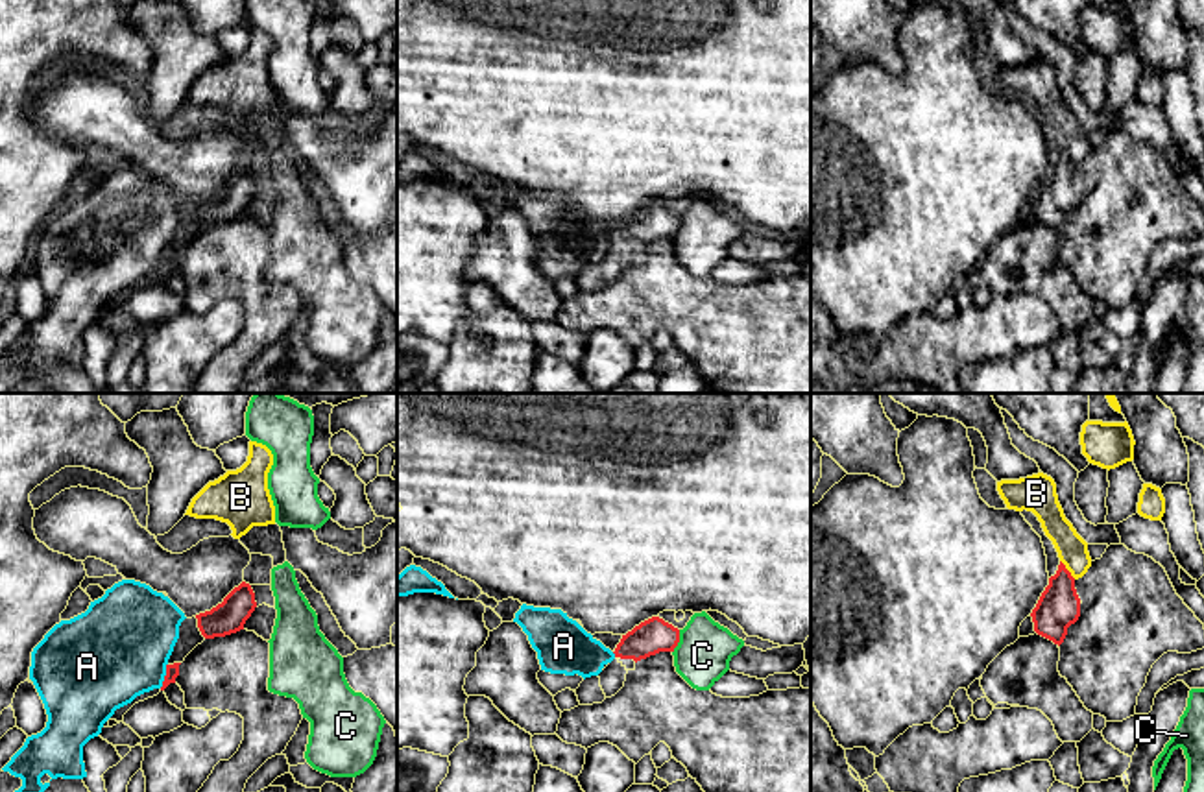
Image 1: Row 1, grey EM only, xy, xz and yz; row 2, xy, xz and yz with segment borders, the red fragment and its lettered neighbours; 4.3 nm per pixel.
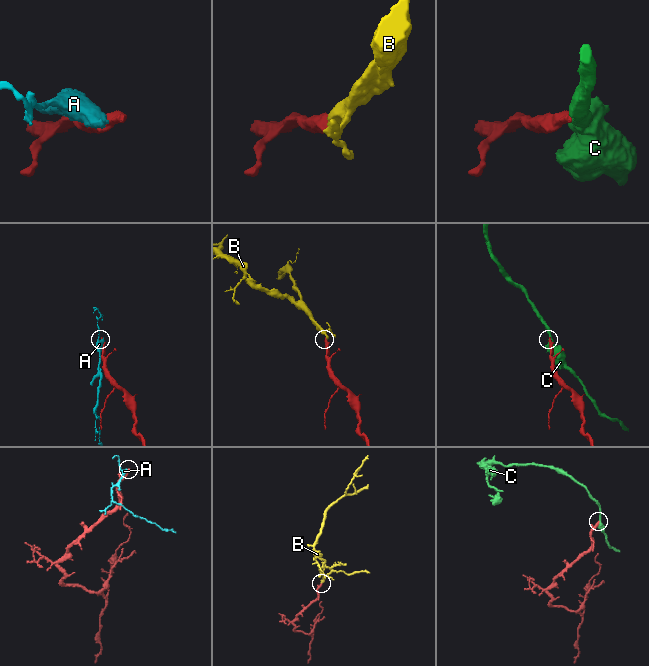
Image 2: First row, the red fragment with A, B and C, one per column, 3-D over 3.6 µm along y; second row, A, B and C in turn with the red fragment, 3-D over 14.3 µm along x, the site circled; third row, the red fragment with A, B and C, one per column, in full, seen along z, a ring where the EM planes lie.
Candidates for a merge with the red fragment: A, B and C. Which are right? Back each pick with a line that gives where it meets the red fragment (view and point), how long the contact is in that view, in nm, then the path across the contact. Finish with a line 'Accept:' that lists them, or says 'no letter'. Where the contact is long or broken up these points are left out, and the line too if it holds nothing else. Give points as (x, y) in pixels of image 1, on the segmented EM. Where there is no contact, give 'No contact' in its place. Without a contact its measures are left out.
B: Touches red at yz (1066, 569). Shared border 110 nm. Path across: yz (1059, 606), (1066, 569), (1071, 549)
Accept: B

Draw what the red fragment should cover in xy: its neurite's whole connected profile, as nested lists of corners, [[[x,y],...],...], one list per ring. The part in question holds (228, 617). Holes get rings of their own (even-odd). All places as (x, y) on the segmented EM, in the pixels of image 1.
[[[242,582],[222,604],[211,611],[196,615],[198,628],[205,639],[225,637],[244,630],[246,620],[255,611],[255,593],[249,583]]]

